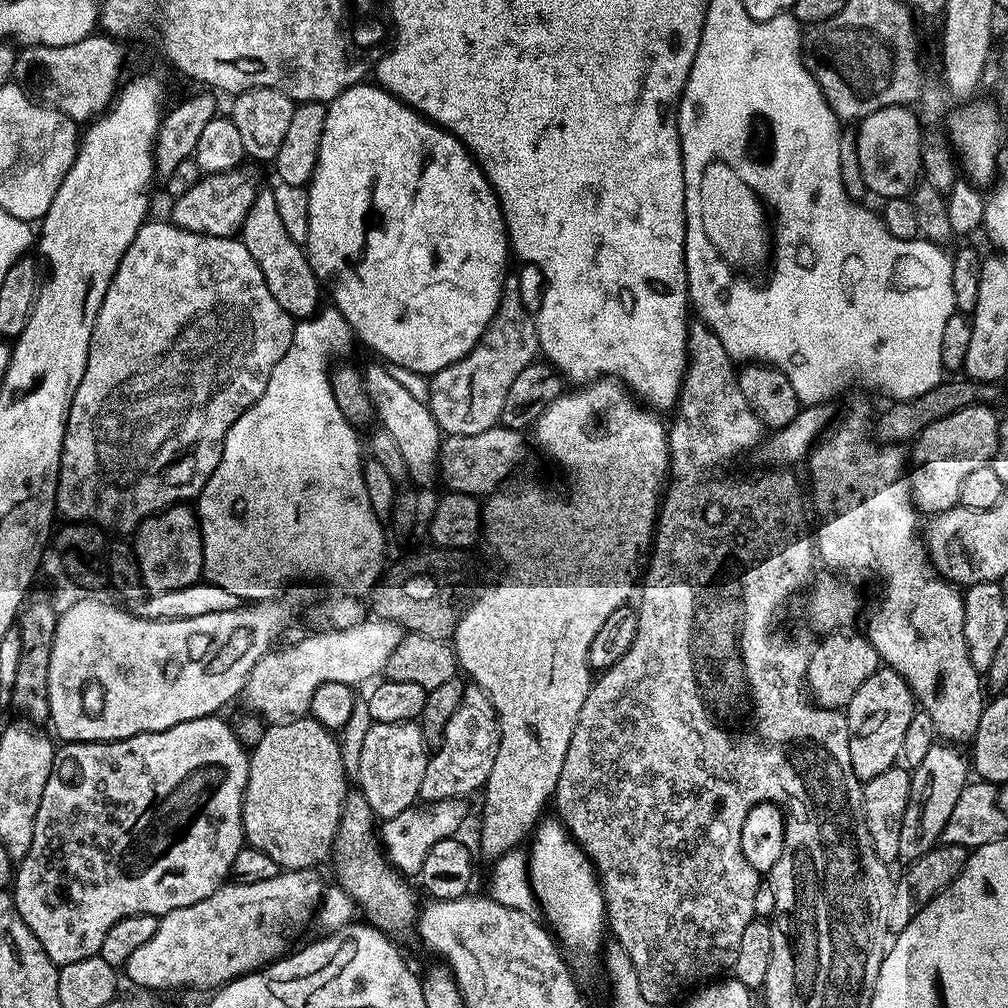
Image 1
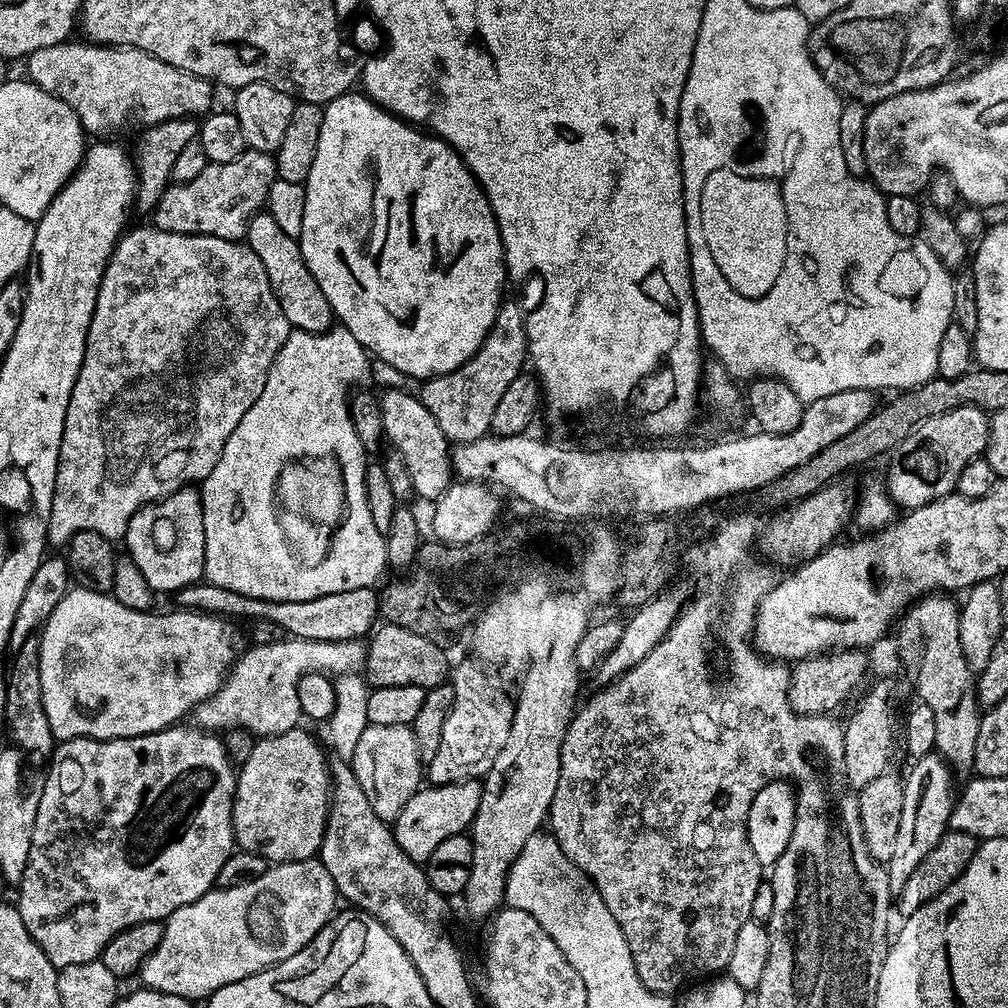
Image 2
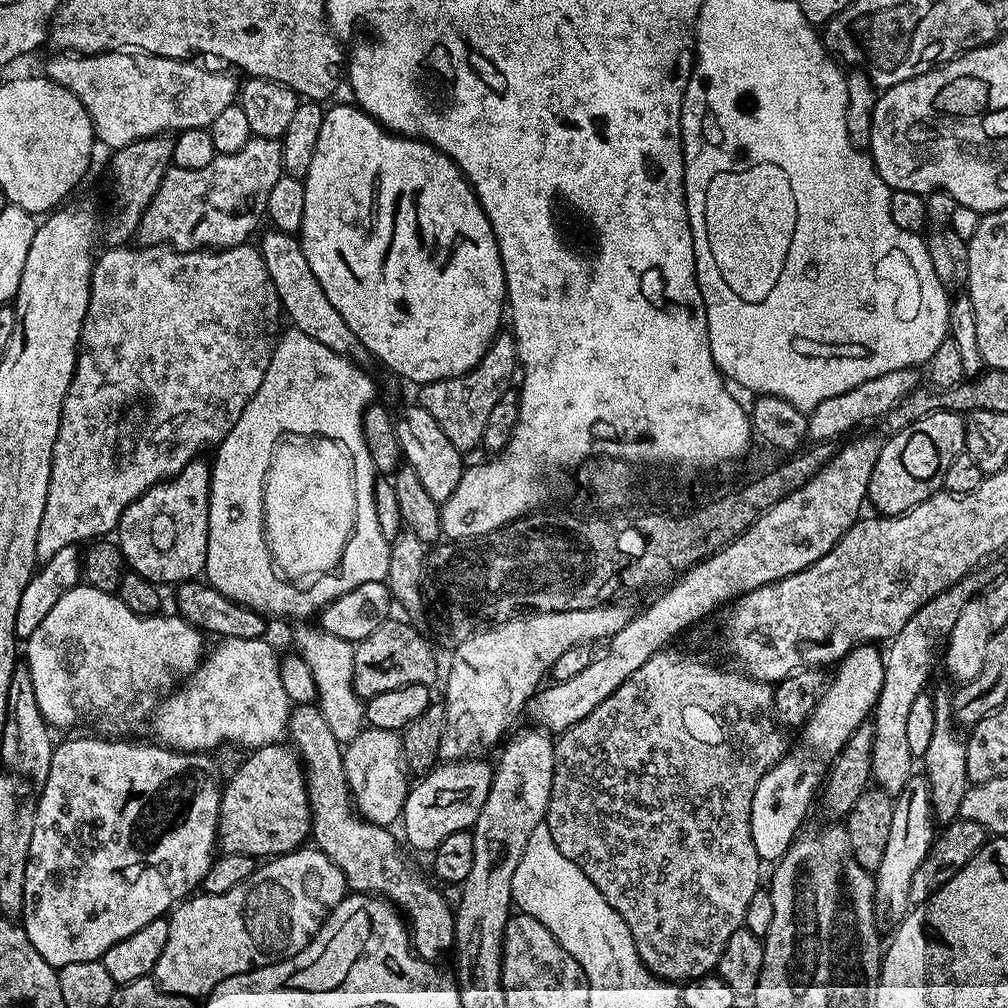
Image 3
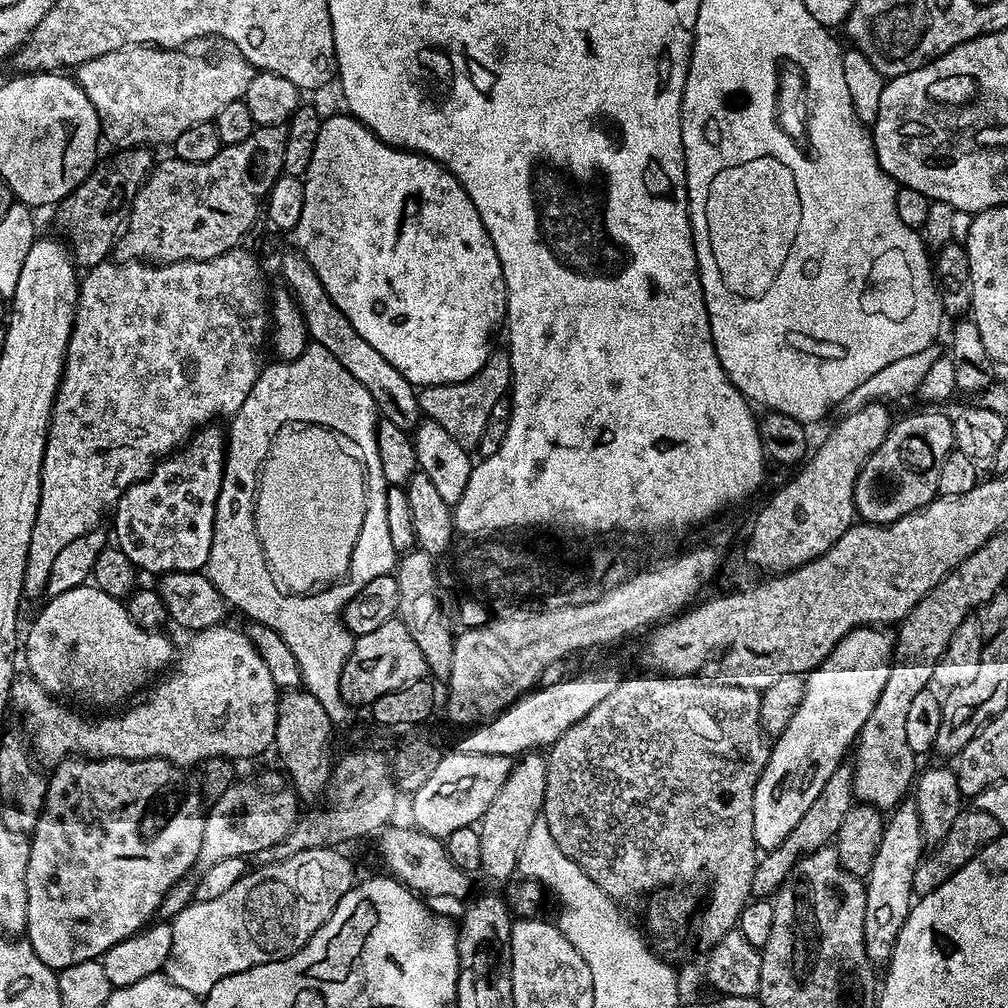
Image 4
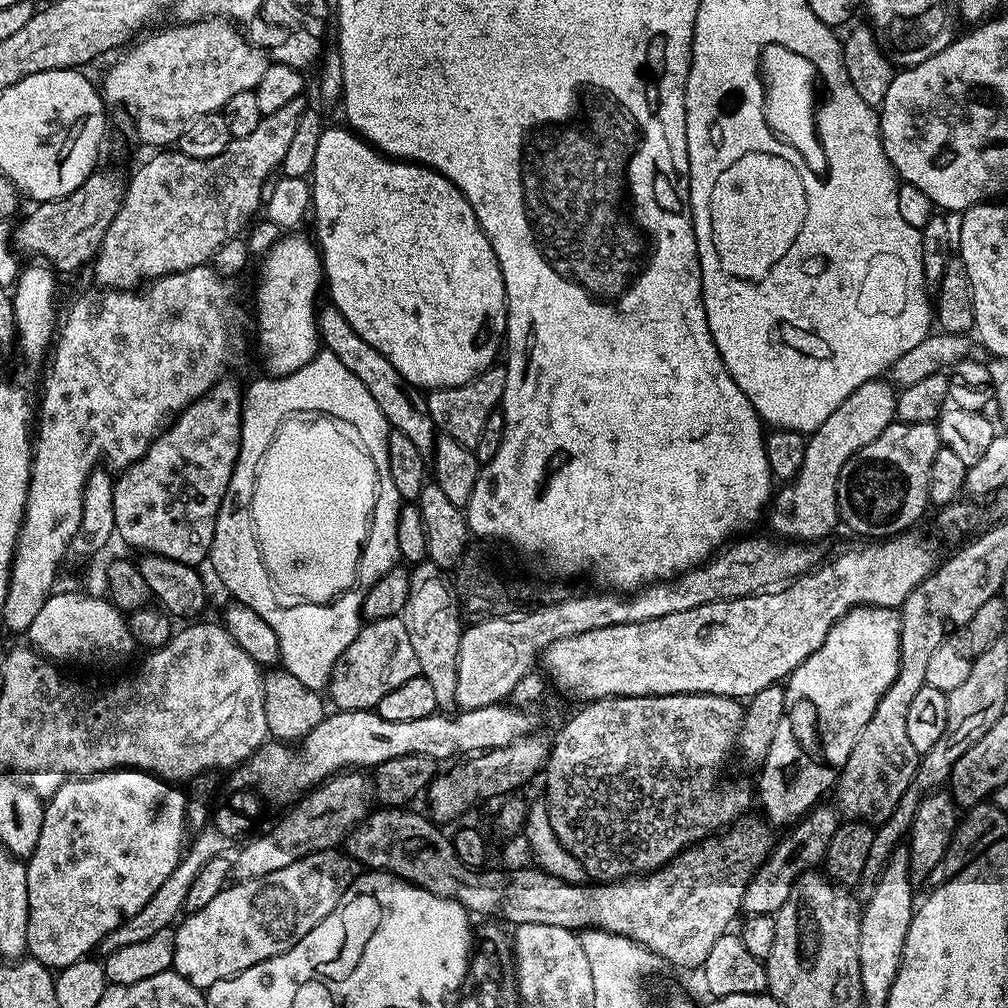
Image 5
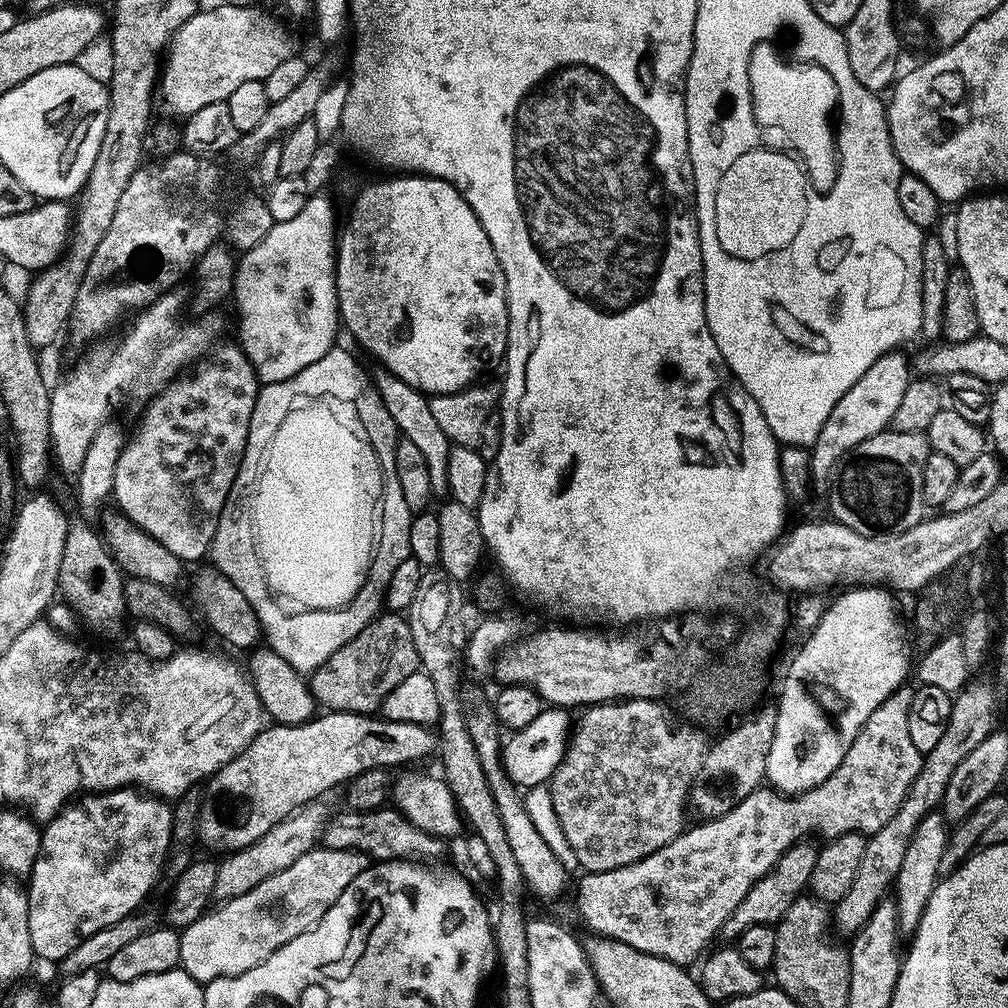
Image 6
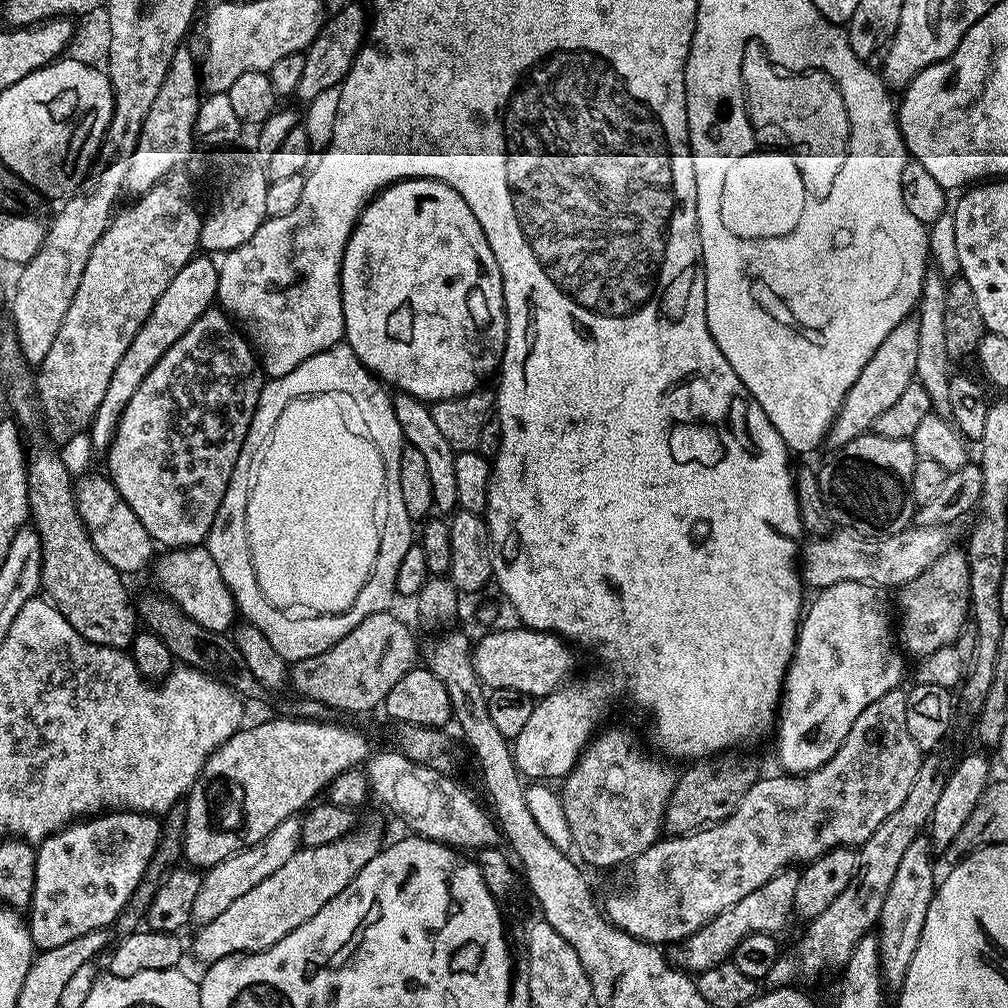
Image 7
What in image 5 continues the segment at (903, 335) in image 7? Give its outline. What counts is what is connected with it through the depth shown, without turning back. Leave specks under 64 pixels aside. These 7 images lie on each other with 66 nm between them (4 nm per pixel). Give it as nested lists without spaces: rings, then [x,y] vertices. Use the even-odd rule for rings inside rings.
[[[877,378],[858,386],[816,432],[807,437],[806,458],[802,458],[802,470],[795,480],[785,483],[775,493],[767,513],[766,521],[777,537],[788,542],[820,542],[835,530],[840,520],[838,510],[838,478],[846,462],[862,446],[870,446],[882,430],[896,420],[896,398],[898,392],[887,379]]]

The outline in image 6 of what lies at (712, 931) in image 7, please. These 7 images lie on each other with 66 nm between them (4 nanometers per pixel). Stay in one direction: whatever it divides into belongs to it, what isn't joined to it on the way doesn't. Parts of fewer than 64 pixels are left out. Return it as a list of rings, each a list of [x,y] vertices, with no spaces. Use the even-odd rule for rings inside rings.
[[[801,842],[790,846],[790,850],[786,850],[782,858],[778,858],[776,865],[765,876],[758,878],[754,886],[750,886],[750,894],[746,894],[742,902],[738,902],[738,910],[730,914],[730,918],[723,926],[723,939],[728,939],[725,940],[728,942],[735,941],[743,932],[750,930],[750,926],[779,924],[786,910],[790,910],[790,906],[808,888],[810,874],[814,874],[814,862],[818,862],[819,853],[820,848],[812,845],[812,842]]]

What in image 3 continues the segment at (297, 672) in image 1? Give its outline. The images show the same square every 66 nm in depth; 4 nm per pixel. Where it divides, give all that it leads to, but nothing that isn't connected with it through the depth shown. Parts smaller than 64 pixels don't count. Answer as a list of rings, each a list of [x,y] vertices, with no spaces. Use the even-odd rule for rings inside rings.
[[[223,637],[219,641],[220,644],[216,649],[209,651],[205,655],[201,665],[196,669],[196,673],[185,680],[176,691],[169,694],[166,699],[160,702],[159,708],[152,713],[150,717],[150,725],[152,724],[152,732],[157,741],[163,744],[166,748],[174,748],[177,752],[199,752],[201,754],[211,753],[211,748],[216,748],[219,744],[241,744],[242,747],[248,748],[244,750],[255,750],[265,748],[268,744],[279,744],[285,739],[288,730],[288,715],[293,710],[293,705],[290,703],[286,690],[282,690],[282,674],[280,673],[281,657],[276,656],[276,652],[267,644],[267,639],[247,640],[246,638],[230,638]]]

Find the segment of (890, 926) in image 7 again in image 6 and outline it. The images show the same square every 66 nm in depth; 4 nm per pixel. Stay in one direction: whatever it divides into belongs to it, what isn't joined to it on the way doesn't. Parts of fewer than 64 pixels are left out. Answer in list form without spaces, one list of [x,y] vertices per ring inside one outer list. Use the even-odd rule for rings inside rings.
[[[937,810],[926,814],[922,822],[918,822],[918,830],[914,830],[913,836],[910,837],[910,847],[906,849],[906,855],[898,870],[894,885],[894,899],[901,933],[915,933],[920,924],[922,914],[930,902],[930,894],[934,894],[937,884],[942,879],[940,863],[948,845],[949,835],[949,821],[945,820],[943,811]]]

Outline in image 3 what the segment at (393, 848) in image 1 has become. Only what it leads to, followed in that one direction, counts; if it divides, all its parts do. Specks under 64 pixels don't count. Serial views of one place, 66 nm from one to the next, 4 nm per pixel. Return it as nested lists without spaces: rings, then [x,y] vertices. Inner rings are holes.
[[[469,758],[467,760],[453,760],[451,762],[441,763],[439,766],[432,769],[431,772],[427,773],[423,778],[417,779],[420,780],[411,785],[408,790],[408,797],[404,803],[404,815],[402,817],[402,825],[404,824],[404,836],[403,839],[406,841],[408,839],[408,844],[412,848],[417,848],[420,852],[425,852],[425,854],[431,853],[437,846],[442,842],[442,838],[450,838],[450,834],[455,832],[467,832],[471,829],[472,825],[476,823],[478,814],[482,810],[482,802],[486,802],[486,794],[490,794],[490,786],[492,785],[492,774],[494,768],[491,763],[487,764],[484,761],[484,758]]]

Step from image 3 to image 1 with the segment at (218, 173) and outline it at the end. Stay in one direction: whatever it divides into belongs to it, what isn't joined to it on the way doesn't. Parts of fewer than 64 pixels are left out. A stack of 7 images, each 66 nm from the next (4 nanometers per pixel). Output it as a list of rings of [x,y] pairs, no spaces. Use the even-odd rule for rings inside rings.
[[[238,167],[213,176],[201,175],[200,181],[190,186],[186,194],[175,197],[171,201],[171,223],[177,224],[182,230],[190,230],[207,236],[235,237],[258,191],[255,178],[244,171],[243,167]]]

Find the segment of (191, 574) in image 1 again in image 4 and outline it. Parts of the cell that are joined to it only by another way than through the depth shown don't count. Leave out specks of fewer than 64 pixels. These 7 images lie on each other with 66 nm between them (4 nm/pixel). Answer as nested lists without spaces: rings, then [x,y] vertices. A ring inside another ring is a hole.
[[[205,426],[199,429],[187,443],[177,448],[175,452],[163,457],[145,480],[137,480],[136,483],[131,484],[129,488],[125,488],[119,493],[118,499],[114,504],[114,512],[116,508],[116,536],[114,532],[114,540],[122,550],[122,554],[126,554],[126,558],[132,564],[136,565],[141,573],[156,572],[155,574],[163,574],[166,572],[198,572],[207,565],[208,559],[210,558],[210,546],[214,538],[214,514],[218,506],[218,490],[222,490],[225,451],[225,433],[221,431],[221,429],[219,432],[216,426]]]

